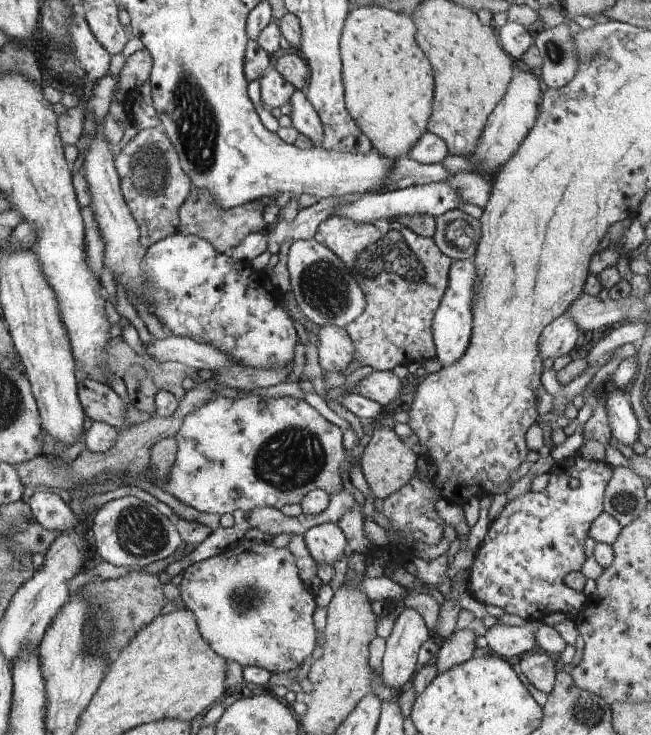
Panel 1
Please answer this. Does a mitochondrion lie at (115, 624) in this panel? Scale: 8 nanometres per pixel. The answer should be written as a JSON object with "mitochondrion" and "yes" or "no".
{"mitochondrion":"yes"}

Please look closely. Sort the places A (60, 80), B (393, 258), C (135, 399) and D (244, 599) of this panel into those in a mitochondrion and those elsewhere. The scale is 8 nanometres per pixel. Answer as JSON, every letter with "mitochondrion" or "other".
{"A":"other","B":"mitochondrion","C":"other","D":"mitochondrion"}

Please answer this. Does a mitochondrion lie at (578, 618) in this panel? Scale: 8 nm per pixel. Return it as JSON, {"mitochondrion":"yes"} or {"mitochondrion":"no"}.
{"mitochondrion":"no"}

